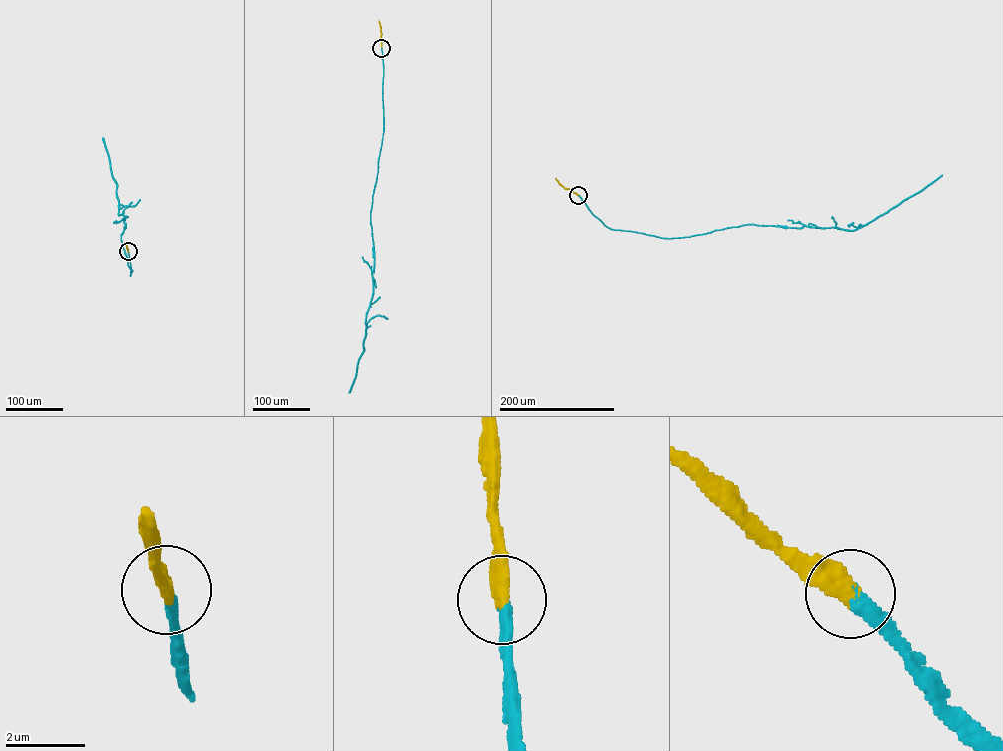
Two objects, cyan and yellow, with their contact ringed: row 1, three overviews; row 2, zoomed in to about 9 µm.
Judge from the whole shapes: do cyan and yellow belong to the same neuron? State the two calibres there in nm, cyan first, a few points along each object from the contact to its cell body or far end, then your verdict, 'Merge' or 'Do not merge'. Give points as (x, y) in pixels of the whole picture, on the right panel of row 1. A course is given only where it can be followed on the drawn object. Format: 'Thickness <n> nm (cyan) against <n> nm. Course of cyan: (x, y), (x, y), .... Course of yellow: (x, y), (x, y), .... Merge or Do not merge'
Thickness 280 nm (cyan) against 440 nm. Course of cyan: (578, 195), (591, 212), (611, 229), (661, 238), (689, 237), (749, 224), (854, 230), (920, 192), (942, 175). Course of yellow: (578, 195), (555, 178). Merge

